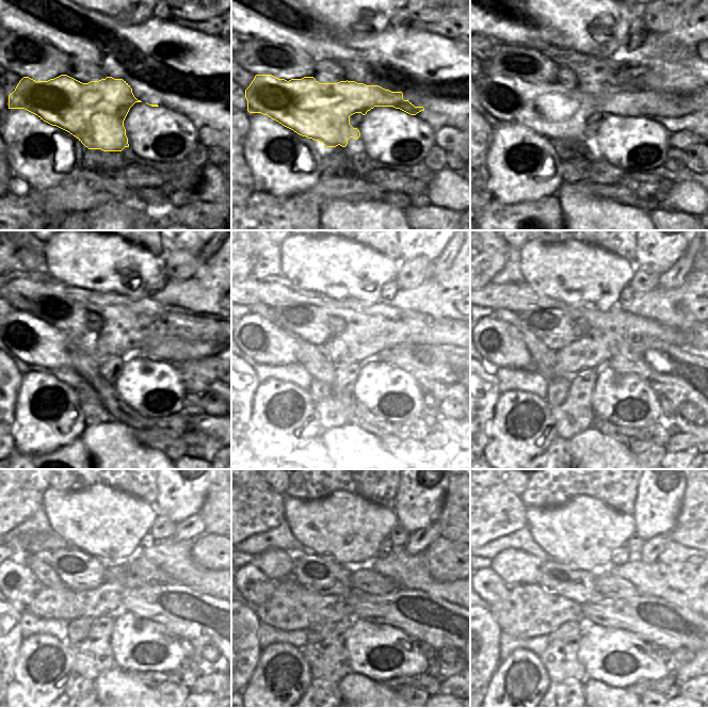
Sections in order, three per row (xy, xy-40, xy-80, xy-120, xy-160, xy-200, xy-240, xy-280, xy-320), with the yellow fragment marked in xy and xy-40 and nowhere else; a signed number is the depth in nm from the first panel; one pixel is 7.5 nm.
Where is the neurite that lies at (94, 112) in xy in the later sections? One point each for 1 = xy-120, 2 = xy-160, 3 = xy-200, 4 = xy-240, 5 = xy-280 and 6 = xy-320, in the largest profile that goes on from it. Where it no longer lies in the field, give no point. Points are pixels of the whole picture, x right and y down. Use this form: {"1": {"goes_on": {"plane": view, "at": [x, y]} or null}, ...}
{"1": {"goes_on": {"plane": "xy-120", "at": [29, 338]}}, "2": {"goes_on": {"plane": "xy-160", "at": [262, 339]}}, "3": {"goes_on": {"plane": "xy-200", "at": [500, 343]}}, "4": {"goes_on": {"plane": "xy-240", "at": [16, 581]}}, "5": {"goes_on": {"plane": "xy-280", "at": [253, 584]}}, "6": {"goes_on": {"plane": "xy-320", "at": [492, 589]}}}

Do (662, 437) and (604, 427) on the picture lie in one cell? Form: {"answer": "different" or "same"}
{"answer": "same"}

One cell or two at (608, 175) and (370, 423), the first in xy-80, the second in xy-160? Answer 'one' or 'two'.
one

